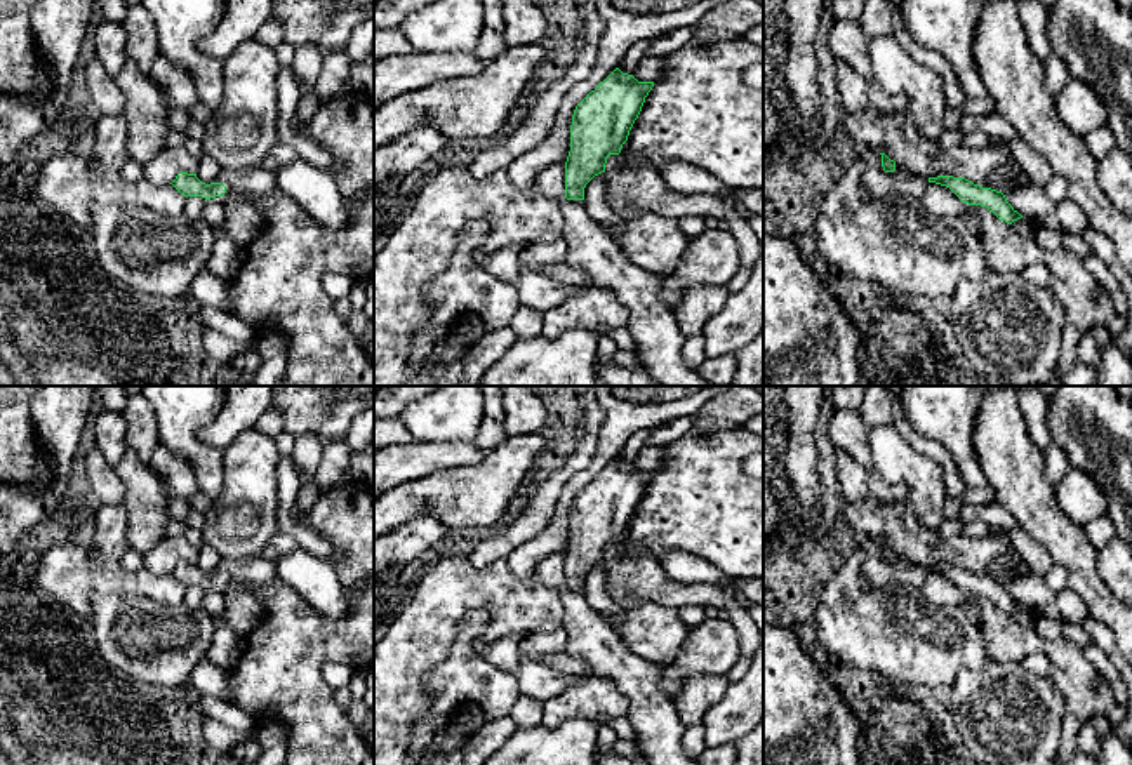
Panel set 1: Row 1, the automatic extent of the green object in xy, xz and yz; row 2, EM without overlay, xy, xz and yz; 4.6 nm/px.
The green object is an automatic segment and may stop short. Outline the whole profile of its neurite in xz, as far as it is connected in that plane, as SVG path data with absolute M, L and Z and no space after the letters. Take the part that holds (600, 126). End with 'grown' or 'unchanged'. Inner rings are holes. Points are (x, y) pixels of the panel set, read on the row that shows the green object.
M616 68L576 106L570 125L570 151L565 162L567 200L584 200L586 184L595 176L605 172L605 163L610 155L621 153L652 87L654 82L638 82L633 75Z | unchanged

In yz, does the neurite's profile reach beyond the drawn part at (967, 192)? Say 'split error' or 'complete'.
complete

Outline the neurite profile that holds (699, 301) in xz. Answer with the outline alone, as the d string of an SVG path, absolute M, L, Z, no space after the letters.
M690 283L673 309L683 337L699 336L704 323L725 304L729 296L725 285Z

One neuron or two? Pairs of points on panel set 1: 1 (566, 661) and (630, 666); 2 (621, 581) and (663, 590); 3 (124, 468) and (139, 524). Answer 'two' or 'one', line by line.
1: two
2: one
3: one

